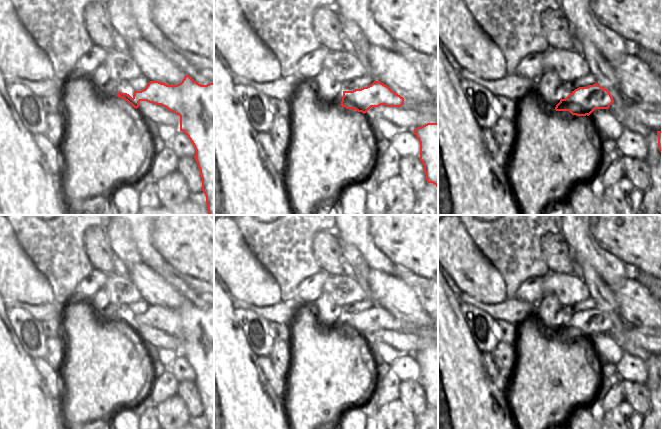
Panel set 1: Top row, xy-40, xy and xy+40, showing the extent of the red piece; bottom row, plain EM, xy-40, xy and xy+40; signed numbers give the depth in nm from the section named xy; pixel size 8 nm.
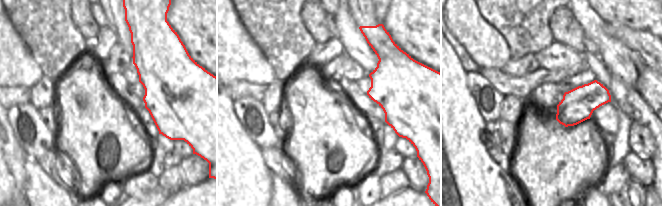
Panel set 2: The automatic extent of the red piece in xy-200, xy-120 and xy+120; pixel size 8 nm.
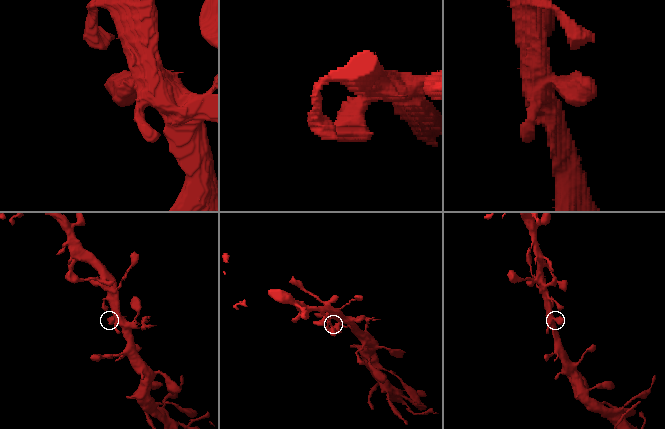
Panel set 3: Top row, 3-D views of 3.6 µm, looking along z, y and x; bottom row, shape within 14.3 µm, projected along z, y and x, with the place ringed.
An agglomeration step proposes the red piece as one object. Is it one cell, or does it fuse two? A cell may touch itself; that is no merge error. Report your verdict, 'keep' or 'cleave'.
keep

